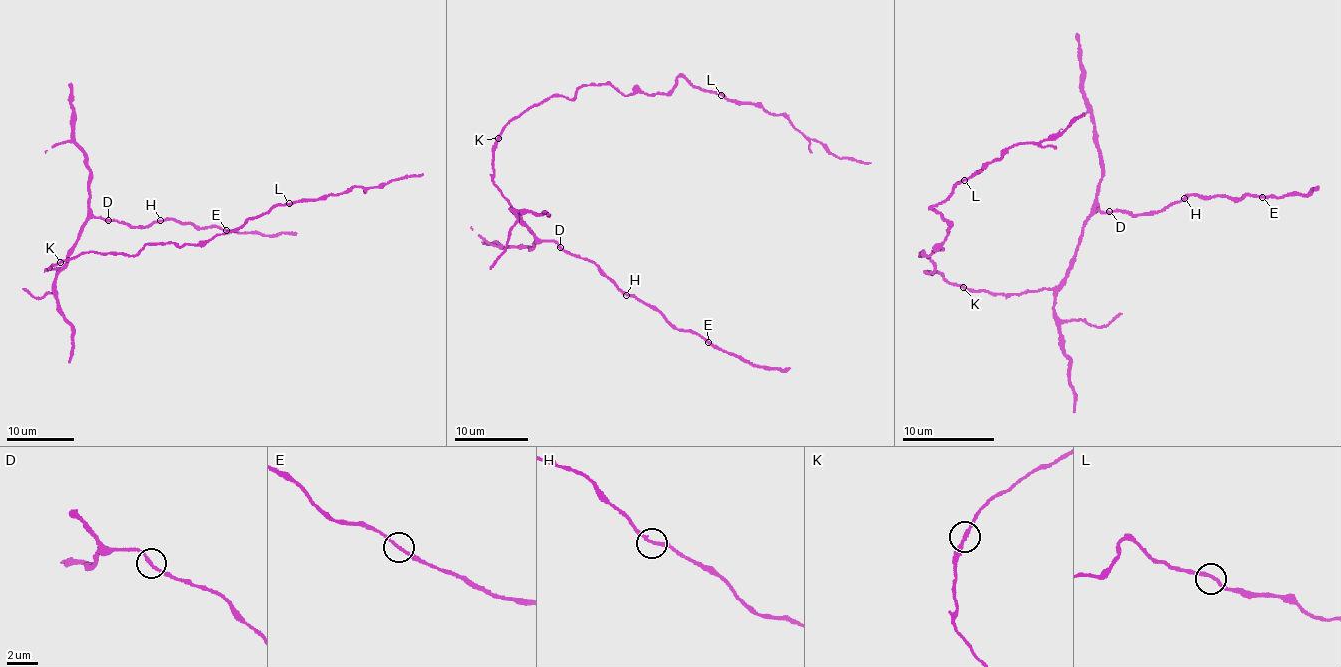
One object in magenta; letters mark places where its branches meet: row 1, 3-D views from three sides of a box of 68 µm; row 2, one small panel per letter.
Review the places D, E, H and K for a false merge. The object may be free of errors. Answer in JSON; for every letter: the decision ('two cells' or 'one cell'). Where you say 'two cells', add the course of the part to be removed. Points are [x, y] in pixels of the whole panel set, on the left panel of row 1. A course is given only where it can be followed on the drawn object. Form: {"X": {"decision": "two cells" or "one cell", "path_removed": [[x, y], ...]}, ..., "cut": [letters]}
{"D": {"decision": "one cell"}, "E": {"decision": "one cell"}, "H": {"decision": "one cell"}, "K": {"decision": "one cell"}, "cut": []}

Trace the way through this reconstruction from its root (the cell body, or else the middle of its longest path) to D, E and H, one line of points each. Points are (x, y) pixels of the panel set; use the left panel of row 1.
D: (70, 260), (45, 269), (60, 268), (65, 262), (80, 228), (87, 220), (91, 217), (108, 220)
E: (70, 260), (45, 269), (60, 268), (80, 228), (91, 217), (144, 228), (176, 219), (200, 228), (226, 230)
H: (70, 260), (45, 269), (60, 268), (80, 228), (91, 217), (144, 228), (160, 220)

